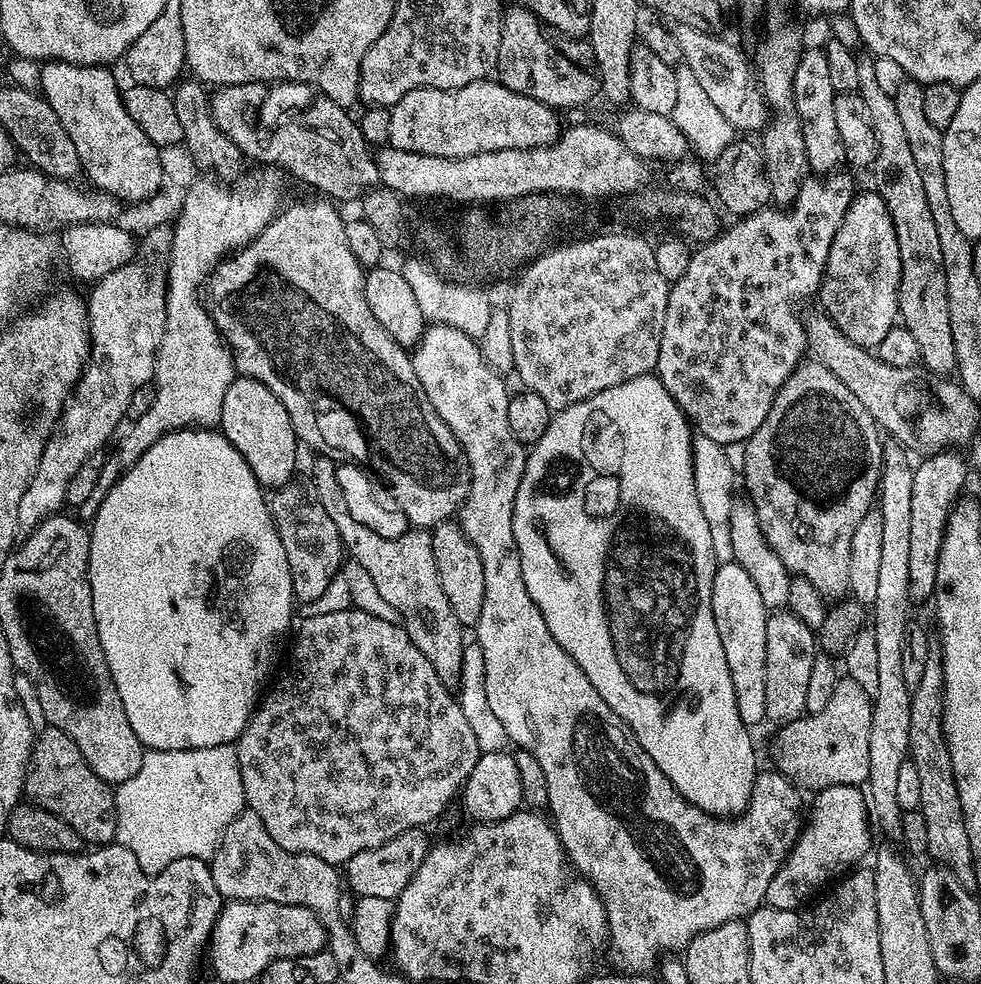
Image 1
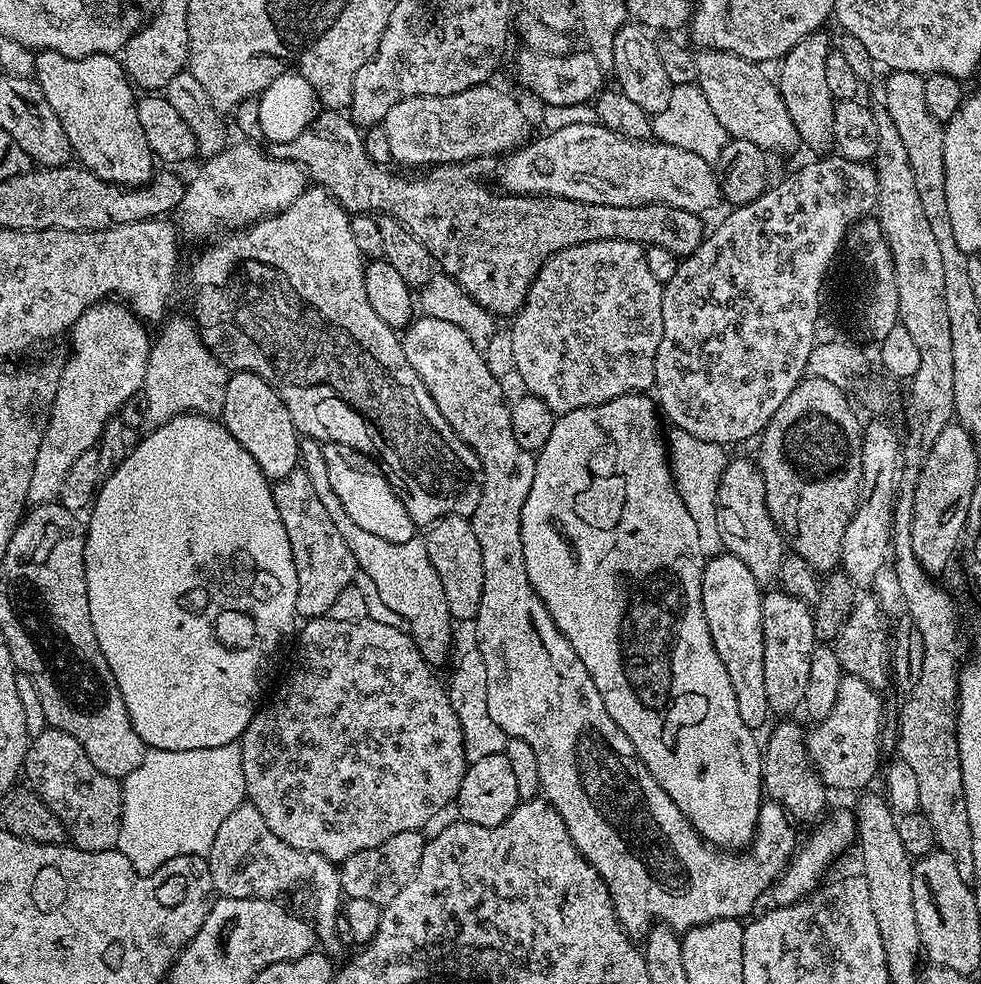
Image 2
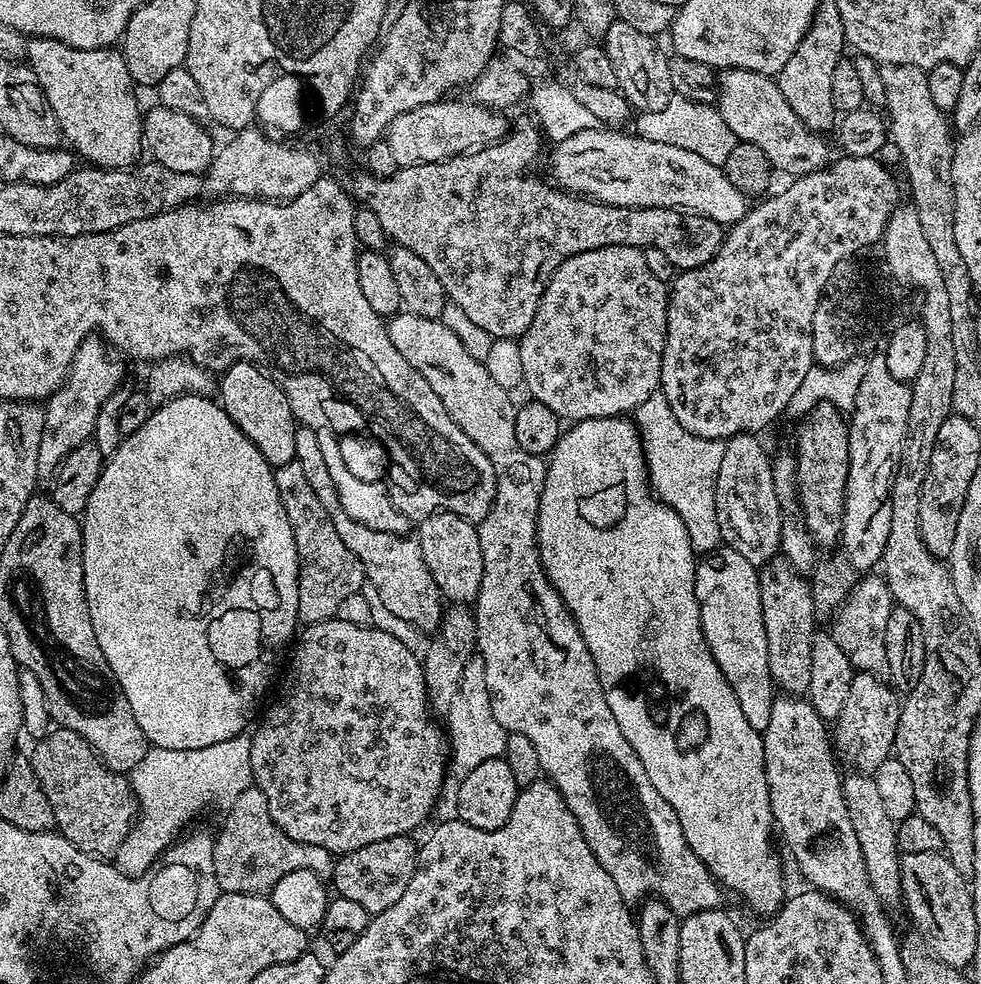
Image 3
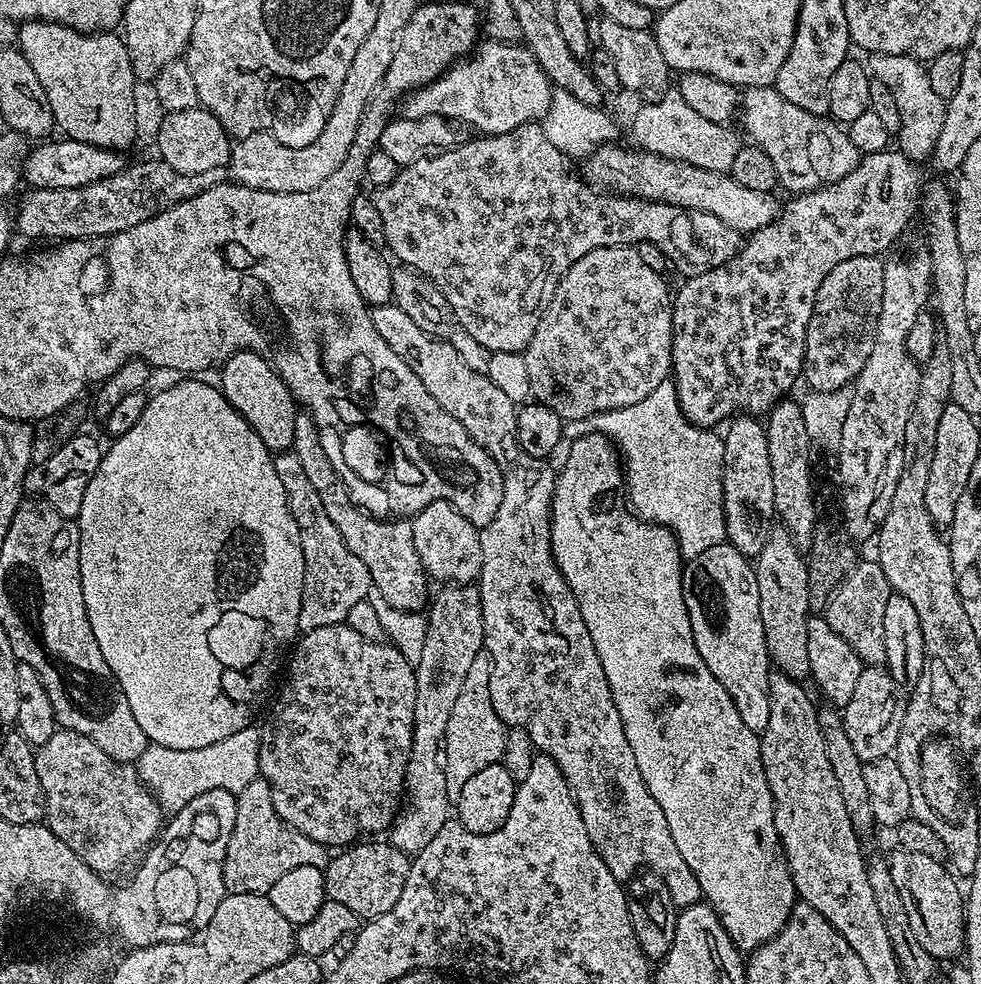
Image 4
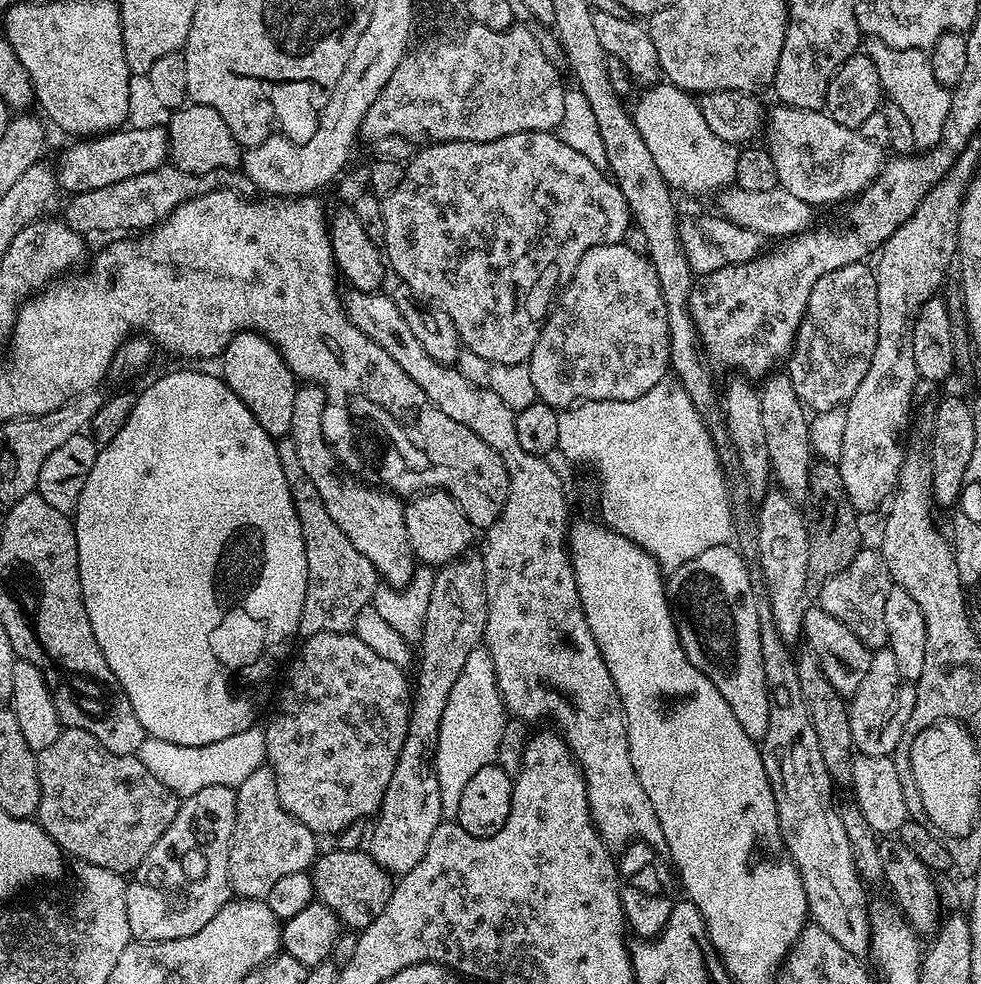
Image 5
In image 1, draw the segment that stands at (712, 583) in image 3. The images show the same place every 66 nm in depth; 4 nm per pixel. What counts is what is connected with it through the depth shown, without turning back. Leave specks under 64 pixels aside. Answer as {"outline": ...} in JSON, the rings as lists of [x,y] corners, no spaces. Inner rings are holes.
{"outline":[[[724,562],[717,567],[712,579],[712,613],[714,626],[718,626],[718,638],[722,638],[722,650],[726,650],[726,666],[730,666],[730,678],[734,682],[734,698],[738,698],[738,714],[749,726],[766,720],[766,622],[770,612],[765,608],[758,589],[742,566]]]}

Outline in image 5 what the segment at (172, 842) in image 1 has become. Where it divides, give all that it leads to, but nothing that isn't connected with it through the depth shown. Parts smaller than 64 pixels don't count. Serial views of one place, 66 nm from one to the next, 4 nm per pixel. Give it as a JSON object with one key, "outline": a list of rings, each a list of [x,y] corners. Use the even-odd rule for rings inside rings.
{"outline":[[[253,726],[234,734],[230,738],[222,738],[222,742],[210,742],[206,746],[178,746],[174,742],[166,742],[162,738],[148,736],[142,742],[138,753],[142,766],[158,778],[171,792],[183,798],[202,790],[202,786],[226,786],[239,788],[254,770],[265,767],[266,734],[264,728]]]}

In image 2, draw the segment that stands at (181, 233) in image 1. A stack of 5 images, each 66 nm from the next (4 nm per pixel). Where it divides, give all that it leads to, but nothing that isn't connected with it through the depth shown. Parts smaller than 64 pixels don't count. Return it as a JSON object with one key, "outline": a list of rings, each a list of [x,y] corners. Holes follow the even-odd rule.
{"outline":[[[229,143],[218,154],[207,157],[204,165],[197,170],[184,185],[184,197],[178,209],[178,228],[194,239],[200,240],[203,236],[215,237],[225,230],[239,230],[249,224],[263,220],[266,216],[273,216],[282,210],[286,210],[303,193],[306,187],[306,173],[301,165],[295,164],[292,160],[283,160],[275,154],[263,152],[256,144]],[[176,316],[172,321],[169,319],[160,337],[151,341],[148,349],[148,369],[142,389],[146,397],[144,401],[144,419],[149,425],[165,424],[176,416],[183,416],[185,412],[194,412],[202,416],[219,417],[224,410],[226,398],[226,386],[228,385],[229,369],[219,364],[214,354],[209,350],[200,333],[196,331],[196,325],[191,319]]]}

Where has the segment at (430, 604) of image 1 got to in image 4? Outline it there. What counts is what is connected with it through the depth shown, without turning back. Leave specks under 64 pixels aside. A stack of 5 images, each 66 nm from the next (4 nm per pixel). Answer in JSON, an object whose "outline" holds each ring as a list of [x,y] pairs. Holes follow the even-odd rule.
{"outline":[[[297,415],[291,451],[298,454],[302,470],[309,482],[314,485],[326,515],[330,517],[330,522],[334,522],[334,526],[338,526],[338,534],[342,534],[342,542],[346,542],[350,554],[355,554],[362,561],[362,566],[366,566],[374,592],[394,610],[423,613],[430,603],[430,577],[424,571],[422,558],[414,546],[411,519],[392,520],[393,518],[372,516],[352,504],[347,488],[322,450],[319,441],[320,427],[311,415]]]}

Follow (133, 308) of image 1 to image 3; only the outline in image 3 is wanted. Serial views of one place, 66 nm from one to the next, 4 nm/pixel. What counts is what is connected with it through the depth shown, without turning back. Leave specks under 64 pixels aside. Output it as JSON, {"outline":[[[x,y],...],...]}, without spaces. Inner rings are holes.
{"outline":[[[93,334],[83,340],[72,359],[68,378],[64,385],[48,397],[44,413],[42,446],[38,446],[38,477],[48,482],[55,477],[60,463],[66,459],[73,448],[89,443],[93,439],[95,420],[106,398],[121,387],[124,368],[111,356],[109,345],[99,335]]]}

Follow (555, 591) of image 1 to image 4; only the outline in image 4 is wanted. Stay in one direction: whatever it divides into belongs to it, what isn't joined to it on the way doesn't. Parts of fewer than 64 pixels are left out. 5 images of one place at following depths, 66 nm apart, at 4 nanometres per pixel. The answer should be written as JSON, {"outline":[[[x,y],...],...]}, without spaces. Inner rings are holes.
{"outline":[[[589,432],[587,436],[575,437],[571,443],[564,465],[559,465],[552,499],[552,553],[556,565],[578,602],[578,610],[582,610],[582,622],[586,622],[586,630],[590,630],[594,650],[598,650],[598,658],[602,662],[602,670],[606,670],[606,682],[610,682],[610,694],[614,698],[614,706],[618,706],[618,714],[626,730],[626,742],[630,742],[630,750],[634,750],[634,758],[638,758],[638,770],[642,770],[642,782],[646,782],[646,790],[654,794],[654,802],[658,802],[658,806],[662,806],[662,814],[666,814],[670,838],[674,838],[678,854],[682,854],[682,858],[686,858],[686,866],[694,870],[701,897],[720,915],[722,926],[726,926],[736,947],[741,953],[751,954],[784,929],[792,907],[798,903],[796,887],[788,869],[788,859],[784,856],[780,835],[774,826],[774,802],[770,786],[766,782],[766,770],[762,766],[760,737],[754,730],[750,730],[750,726],[746,726],[746,722],[742,722],[742,714],[738,714],[734,698],[726,694],[726,686],[722,686],[722,682],[718,682],[718,678],[710,674],[710,666],[706,666],[706,662],[702,662],[702,654],[698,654],[698,646],[690,630],[690,614],[682,594],[682,557],[680,547],[676,544],[676,536],[668,528],[645,522],[627,507],[624,509],[616,505],[616,491],[625,487],[626,477],[622,457],[608,437],[600,432]]]}

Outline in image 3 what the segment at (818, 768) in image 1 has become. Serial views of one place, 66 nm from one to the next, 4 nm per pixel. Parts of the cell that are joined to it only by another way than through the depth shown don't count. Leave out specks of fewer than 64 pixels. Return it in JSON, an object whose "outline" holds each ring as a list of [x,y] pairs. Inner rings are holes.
{"outline":[[[869,672],[853,675],[850,698],[846,698],[846,706],[834,722],[834,748],[842,760],[844,755],[845,762],[852,764],[848,766],[854,766],[857,772],[872,774],[893,755],[901,703],[891,683],[881,677]]]}

